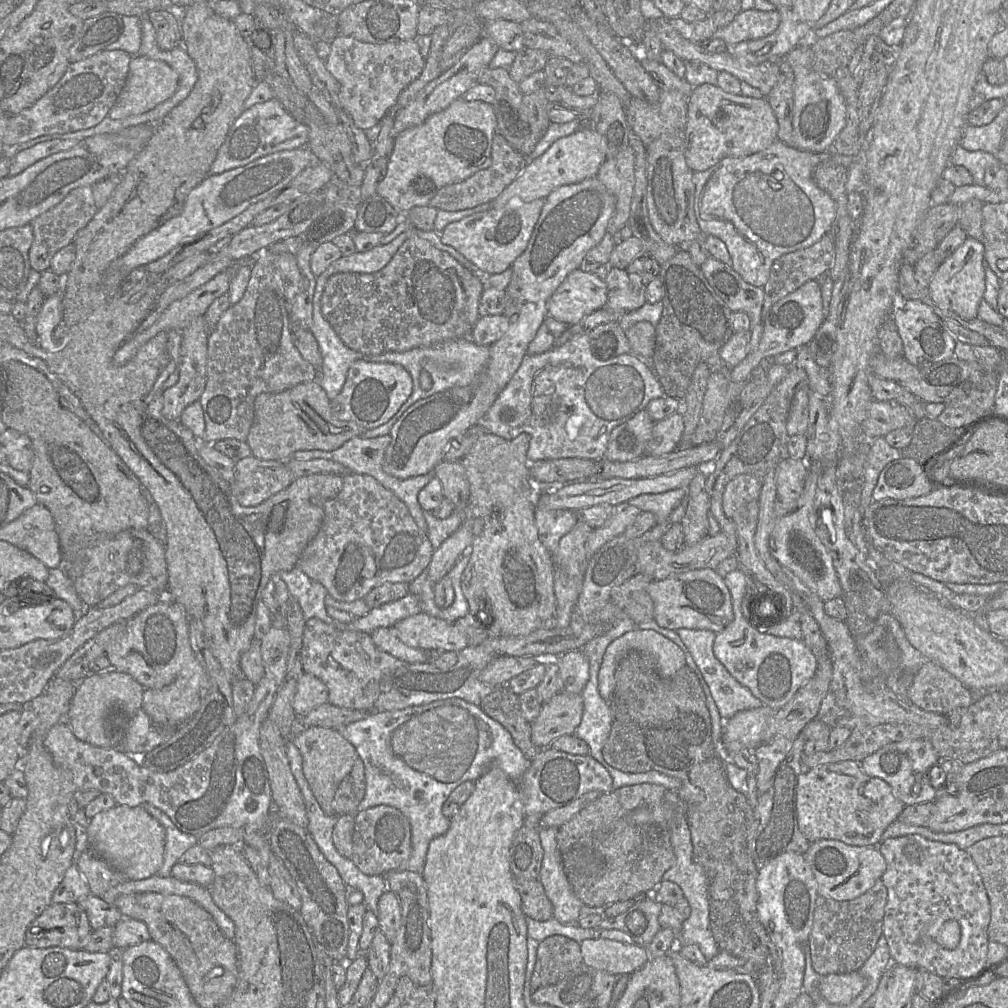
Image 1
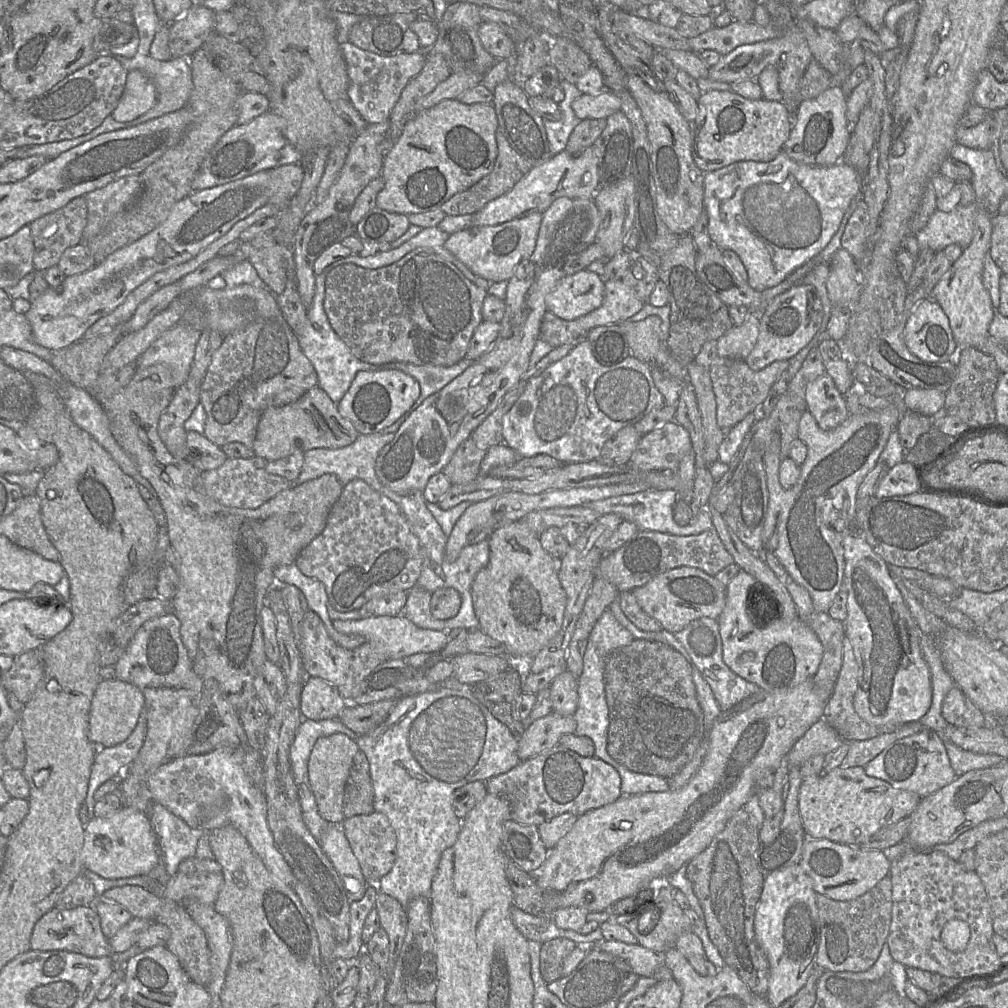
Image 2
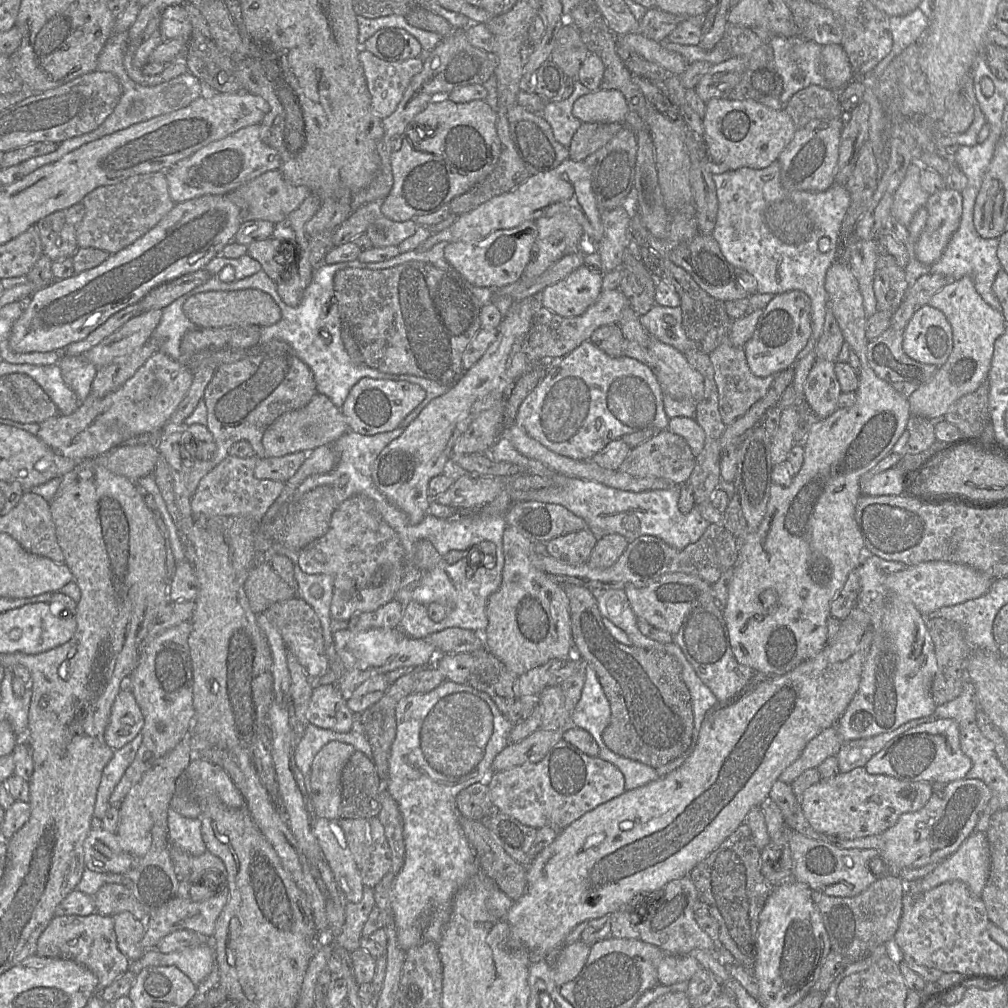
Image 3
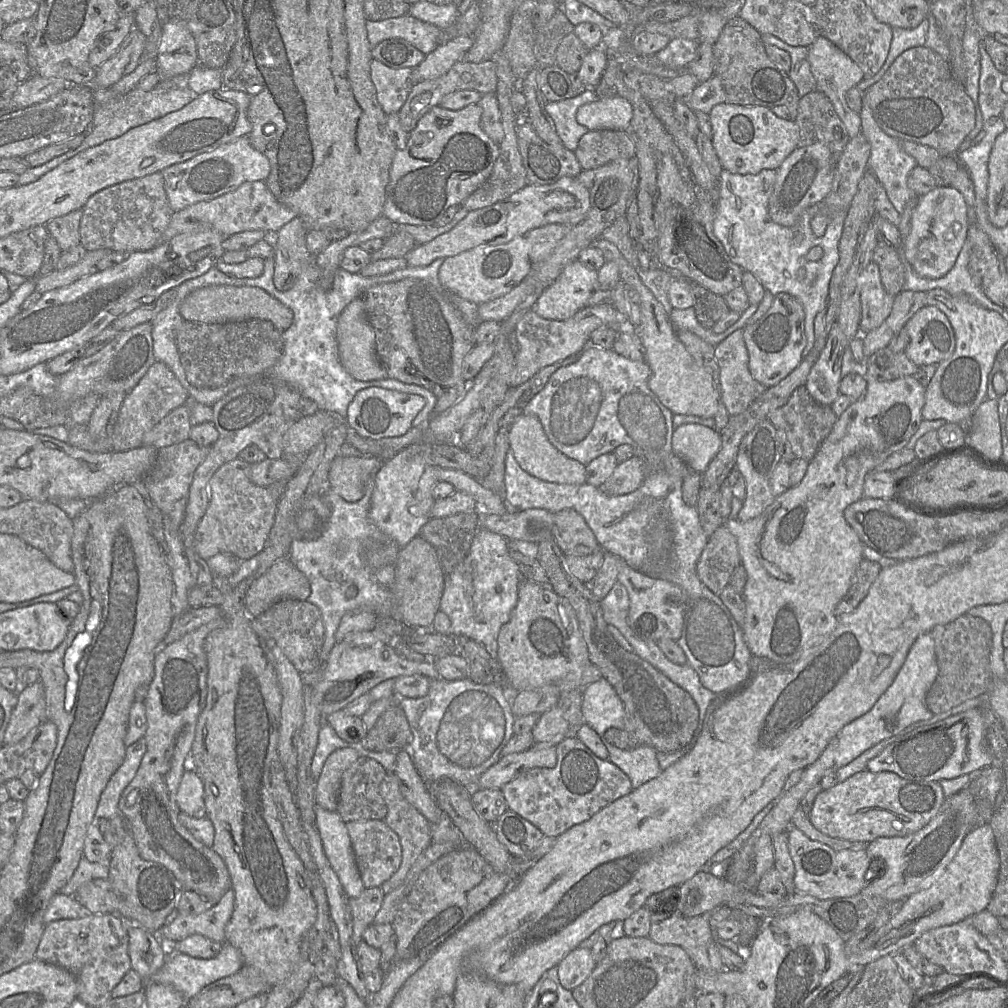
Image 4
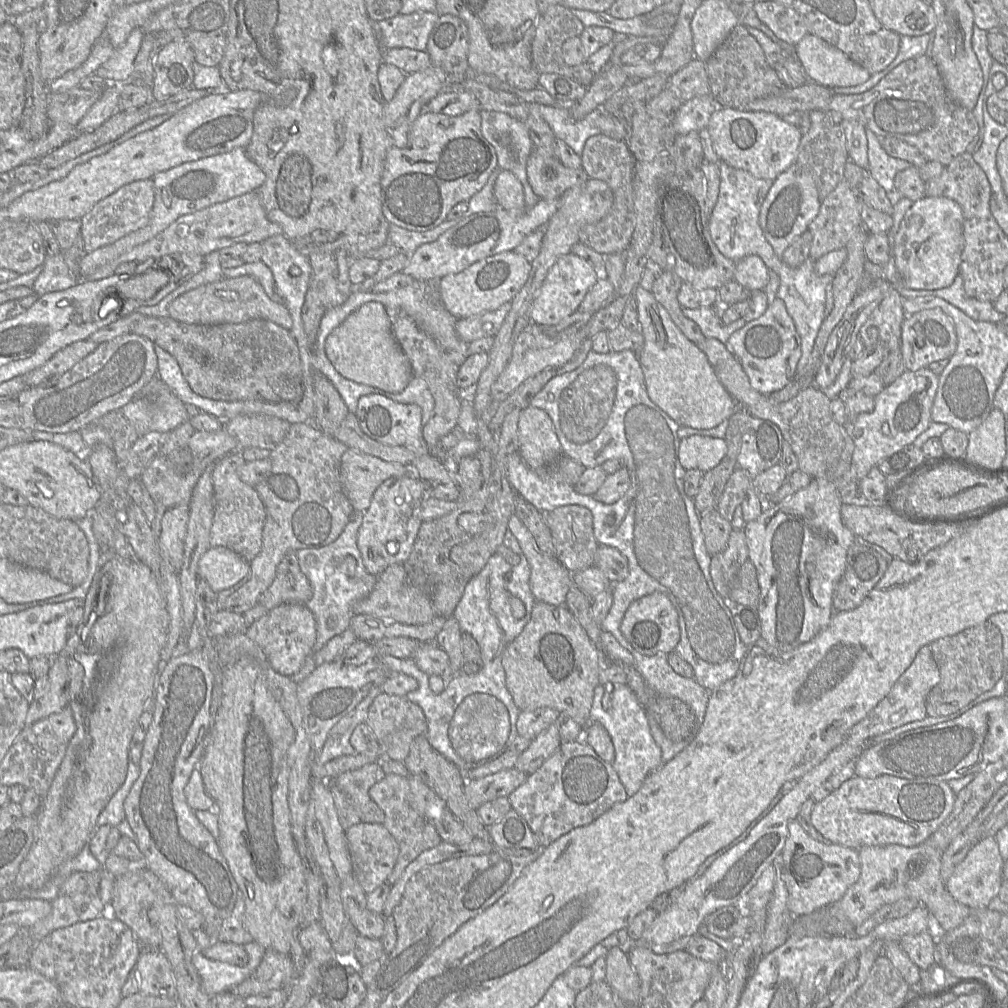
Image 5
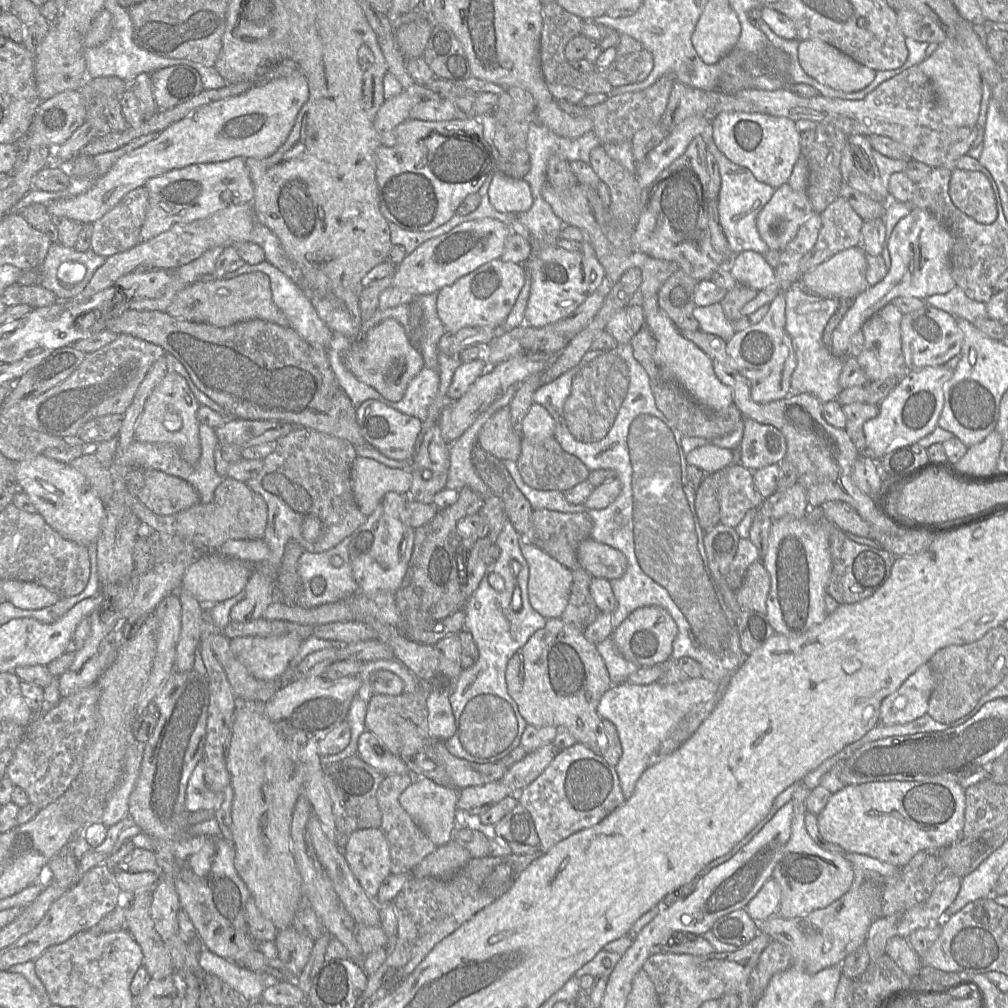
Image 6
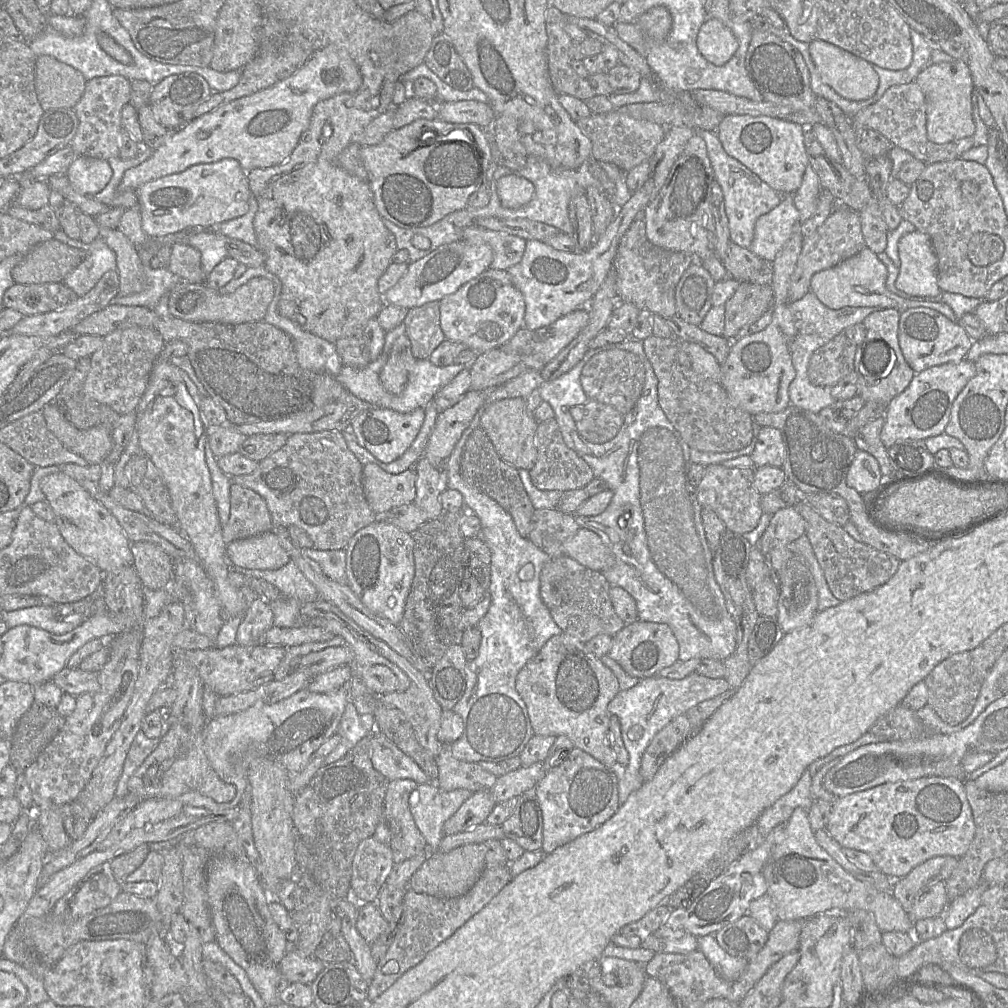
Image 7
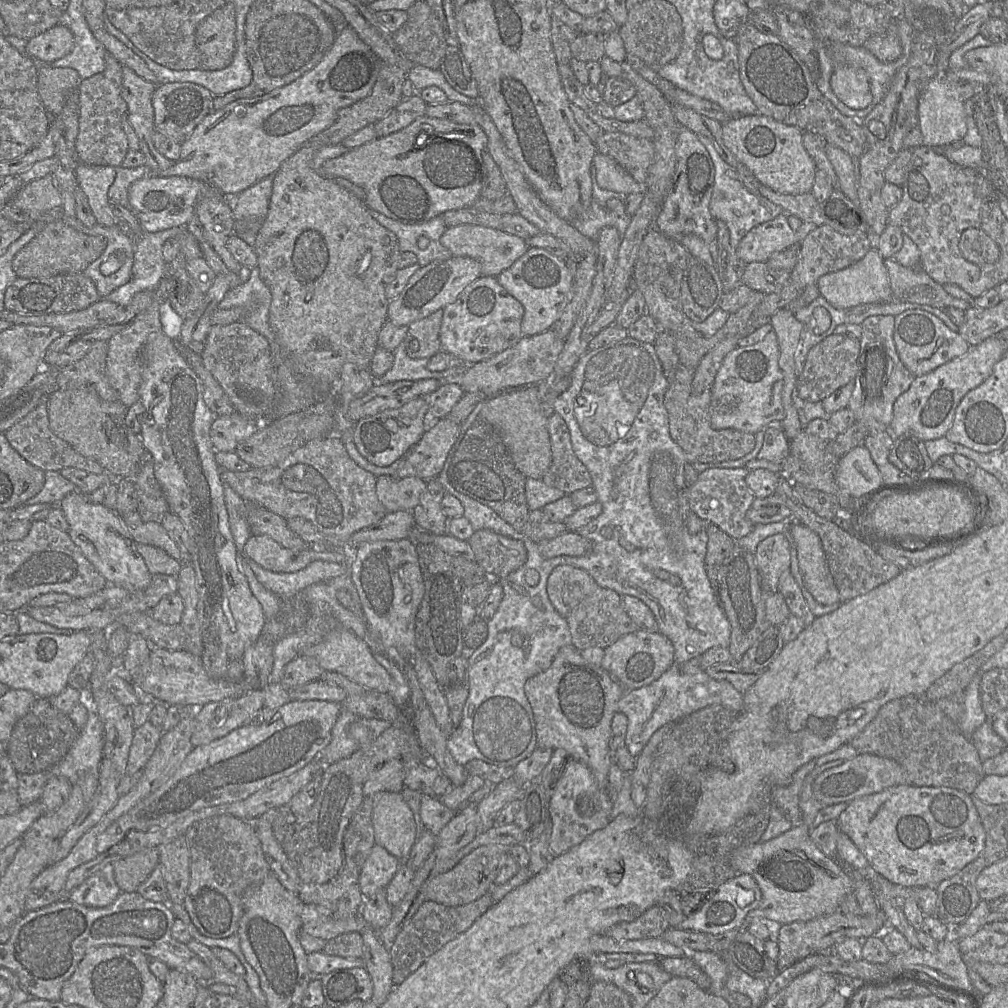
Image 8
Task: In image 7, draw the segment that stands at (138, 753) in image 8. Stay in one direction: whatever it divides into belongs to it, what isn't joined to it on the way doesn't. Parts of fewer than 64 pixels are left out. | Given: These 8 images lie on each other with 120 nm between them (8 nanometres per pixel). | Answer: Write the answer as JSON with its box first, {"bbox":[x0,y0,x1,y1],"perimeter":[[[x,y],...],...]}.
{"bbox":[115,730,158,797],"perimeter":[[[142,730],[138,731],[127,751],[122,772],[115,790],[116,797],[124,797],[129,793],[128,781],[130,777],[144,762],[144,760],[152,753],[157,743],[158,740],[148,738]]]}

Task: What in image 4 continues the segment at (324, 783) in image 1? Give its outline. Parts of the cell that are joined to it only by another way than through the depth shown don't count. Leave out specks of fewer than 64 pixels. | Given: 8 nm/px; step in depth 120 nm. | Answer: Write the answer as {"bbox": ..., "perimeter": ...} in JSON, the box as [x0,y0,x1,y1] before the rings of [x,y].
{"bbox":[316,747,360,811],"perimeter":[[[347,747],[337,749],[327,757],[316,781],[317,806],[336,811],[342,775],[360,756],[355,749]]]}

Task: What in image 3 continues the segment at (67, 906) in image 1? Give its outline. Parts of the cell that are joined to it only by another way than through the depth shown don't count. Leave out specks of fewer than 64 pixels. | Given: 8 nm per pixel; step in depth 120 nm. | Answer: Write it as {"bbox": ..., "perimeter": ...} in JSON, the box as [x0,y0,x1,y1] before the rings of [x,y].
{"bbox":[36,911,131,995],"perimeter":[[[97,911],[86,916],[54,916],[38,938],[36,954],[42,957],[69,959],[85,966],[97,977],[95,994],[98,995],[123,975],[131,964],[118,948],[112,916]]]}

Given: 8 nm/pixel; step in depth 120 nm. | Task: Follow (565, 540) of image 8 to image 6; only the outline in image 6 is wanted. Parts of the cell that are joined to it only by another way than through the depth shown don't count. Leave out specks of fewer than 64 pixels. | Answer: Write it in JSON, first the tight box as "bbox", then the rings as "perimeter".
{"bbox":[576,537,627,581],"perimeter":[[[591,537],[578,545],[576,556],[580,566],[593,578],[612,581],[621,578],[627,569],[627,558],[621,551]]]}

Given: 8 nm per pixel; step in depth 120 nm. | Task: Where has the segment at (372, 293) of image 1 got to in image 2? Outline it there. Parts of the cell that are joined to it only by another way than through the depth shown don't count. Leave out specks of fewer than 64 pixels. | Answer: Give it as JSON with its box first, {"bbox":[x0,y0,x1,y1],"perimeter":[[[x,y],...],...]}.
{"bbox":[323,248,487,366],"perimeter":[[[418,248],[397,262],[378,269],[354,264],[333,268],[326,276],[323,305],[331,327],[361,361],[370,364],[404,362],[452,366],[465,357],[471,337],[483,321],[482,304],[487,294],[433,250]]]}

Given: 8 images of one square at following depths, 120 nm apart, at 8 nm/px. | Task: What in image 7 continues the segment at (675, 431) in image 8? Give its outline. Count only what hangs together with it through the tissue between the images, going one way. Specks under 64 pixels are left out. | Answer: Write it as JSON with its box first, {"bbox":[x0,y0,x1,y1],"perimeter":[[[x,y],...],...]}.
{"bbox":[642,335,753,453],"perimeter":[[[651,335],[642,342],[658,379],[659,405],[690,448],[723,453],[740,450],[751,443],[753,416],[731,405],[720,382],[696,373],[688,355],[680,350],[675,338]]]}

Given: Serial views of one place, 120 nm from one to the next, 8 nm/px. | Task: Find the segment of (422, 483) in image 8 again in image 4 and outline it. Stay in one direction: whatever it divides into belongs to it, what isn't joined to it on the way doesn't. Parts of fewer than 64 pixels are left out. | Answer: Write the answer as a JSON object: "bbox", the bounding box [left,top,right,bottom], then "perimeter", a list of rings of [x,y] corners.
{"bbox":[329,455,382,502],"perimeter":[[[372,455],[337,456],[330,467],[329,482],[331,489],[347,502],[359,501],[372,476],[382,462]]]}

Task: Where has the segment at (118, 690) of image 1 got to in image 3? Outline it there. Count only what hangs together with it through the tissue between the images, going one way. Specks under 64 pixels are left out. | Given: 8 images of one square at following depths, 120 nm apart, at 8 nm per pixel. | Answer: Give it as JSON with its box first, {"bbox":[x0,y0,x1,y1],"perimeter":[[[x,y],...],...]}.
{"bbox":[104,689,144,750],"perimeter":[[[121,689],[111,708],[104,732],[105,742],[113,750],[120,749],[141,732],[143,725],[144,716],[134,694]]]}

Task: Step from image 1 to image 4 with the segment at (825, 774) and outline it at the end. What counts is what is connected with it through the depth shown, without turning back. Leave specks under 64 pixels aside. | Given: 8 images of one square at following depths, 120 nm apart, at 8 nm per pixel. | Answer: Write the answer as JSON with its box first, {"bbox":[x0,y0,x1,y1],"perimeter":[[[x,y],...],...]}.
{"bbox":[809,769,946,843],"perimeter":[[[865,769],[820,791],[813,802],[809,819],[815,828],[830,837],[870,843],[879,837],[903,837],[919,831],[938,813],[946,798],[939,781],[909,780],[894,772],[874,773]]]}

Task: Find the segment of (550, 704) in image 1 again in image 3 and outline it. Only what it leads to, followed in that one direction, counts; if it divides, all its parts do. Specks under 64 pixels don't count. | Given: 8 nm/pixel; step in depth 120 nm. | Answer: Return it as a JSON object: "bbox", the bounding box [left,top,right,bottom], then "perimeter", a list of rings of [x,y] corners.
{"bbox":[492,730,563,773],"perimeter":[[[536,730],[516,743],[509,743],[494,759],[492,773],[541,761],[563,739],[563,730]]]}

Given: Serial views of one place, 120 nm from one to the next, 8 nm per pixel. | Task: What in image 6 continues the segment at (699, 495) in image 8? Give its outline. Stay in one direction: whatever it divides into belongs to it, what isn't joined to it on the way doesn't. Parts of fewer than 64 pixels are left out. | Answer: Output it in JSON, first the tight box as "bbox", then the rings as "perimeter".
{"bbox":[720,463,765,527],"perimeter":[[[732,463],[724,468],[726,476],[720,487],[720,522],[730,527],[736,527],[750,509],[759,509],[765,500],[754,485],[754,472],[741,463]]]}

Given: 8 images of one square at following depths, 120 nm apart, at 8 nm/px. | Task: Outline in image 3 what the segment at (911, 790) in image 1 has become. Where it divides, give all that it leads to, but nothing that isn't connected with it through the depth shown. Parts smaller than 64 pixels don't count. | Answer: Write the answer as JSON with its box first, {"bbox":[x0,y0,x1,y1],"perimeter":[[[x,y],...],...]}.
{"bbox":[865,718,971,783],"perimeter":[[[943,718],[914,727],[889,741],[865,765],[870,774],[884,774],[904,781],[950,783],[966,778],[971,759],[960,747],[960,731],[955,720]]]}

